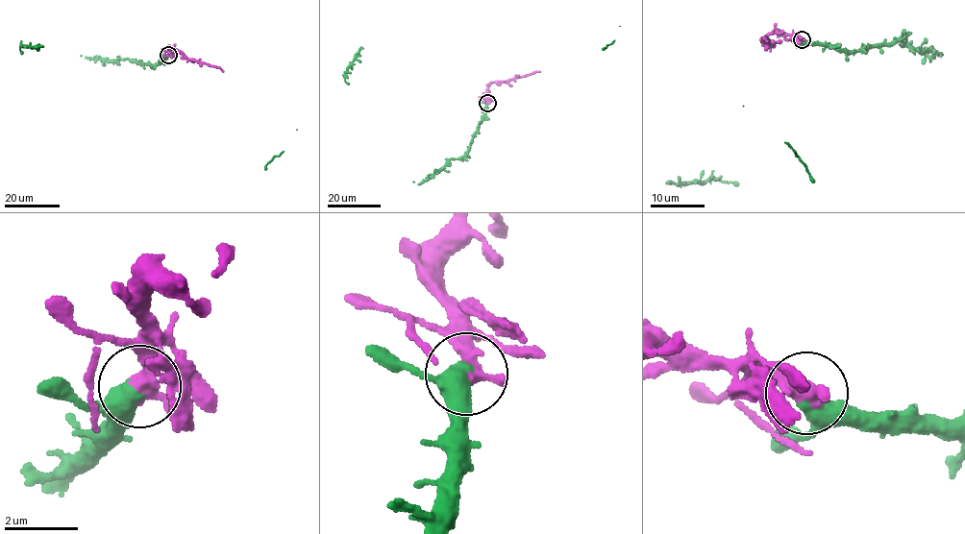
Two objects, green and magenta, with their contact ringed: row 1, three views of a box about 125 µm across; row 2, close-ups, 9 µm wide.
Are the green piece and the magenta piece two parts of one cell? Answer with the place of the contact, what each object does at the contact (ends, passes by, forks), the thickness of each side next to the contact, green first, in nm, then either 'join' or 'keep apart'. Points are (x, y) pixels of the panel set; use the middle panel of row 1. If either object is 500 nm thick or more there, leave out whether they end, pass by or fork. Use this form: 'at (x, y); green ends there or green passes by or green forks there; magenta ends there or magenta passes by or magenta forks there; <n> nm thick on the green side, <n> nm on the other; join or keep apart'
at (487, 103); 400 nm thick on the green side, 550 nm on the other; join

